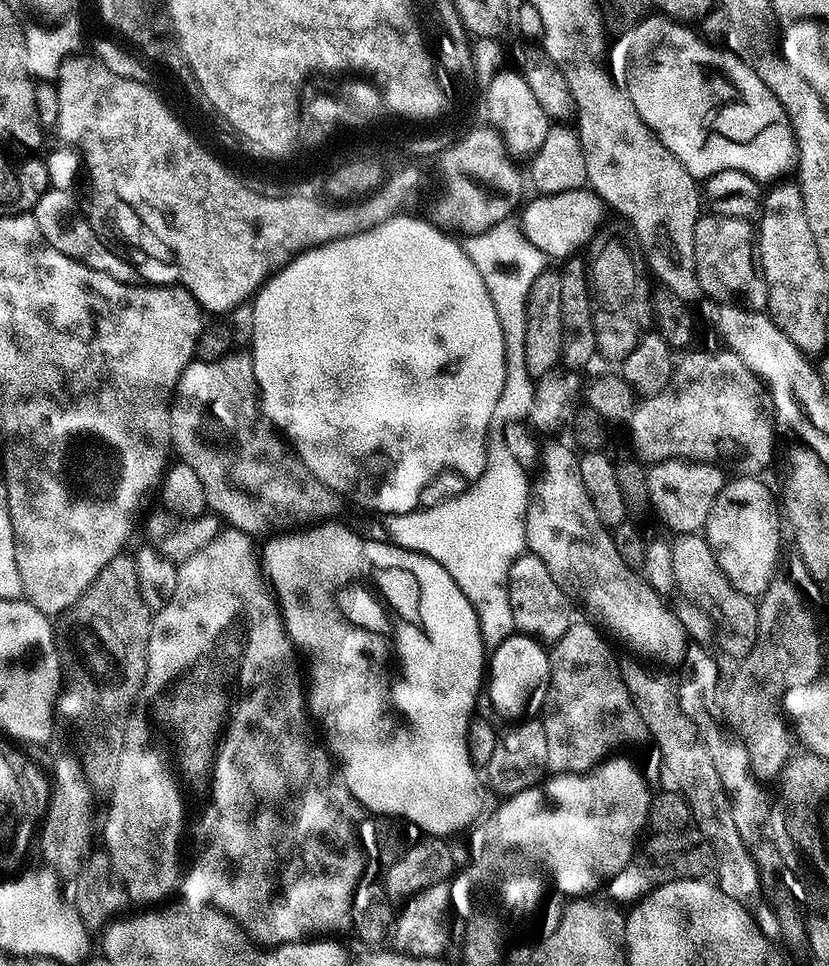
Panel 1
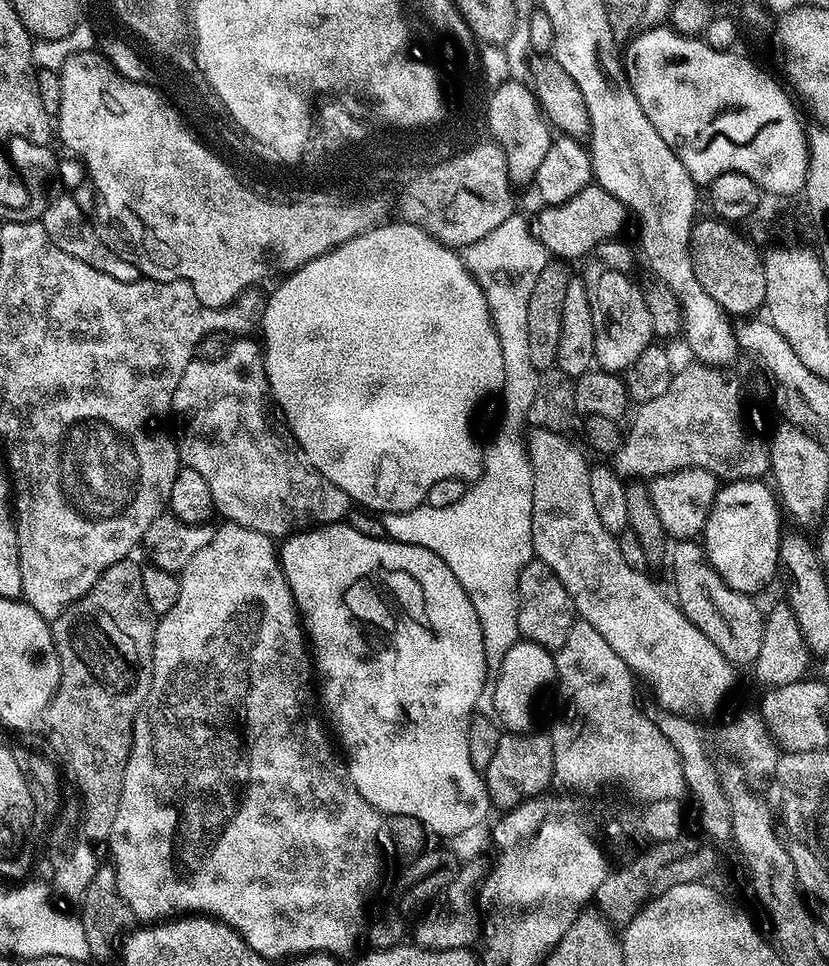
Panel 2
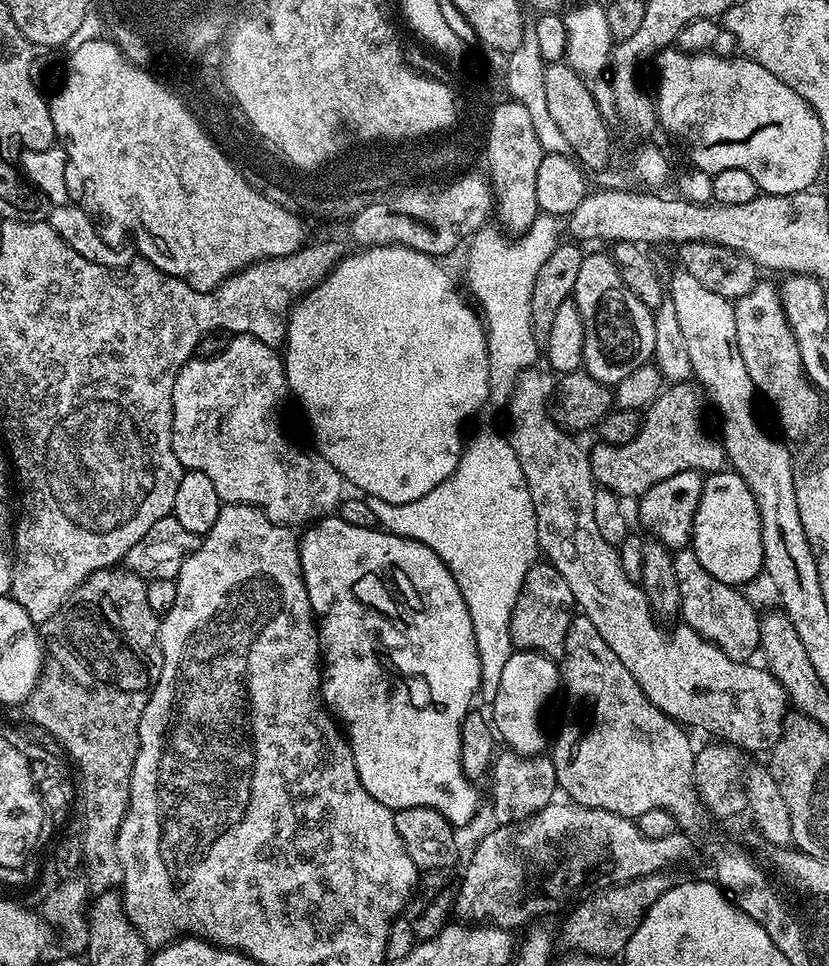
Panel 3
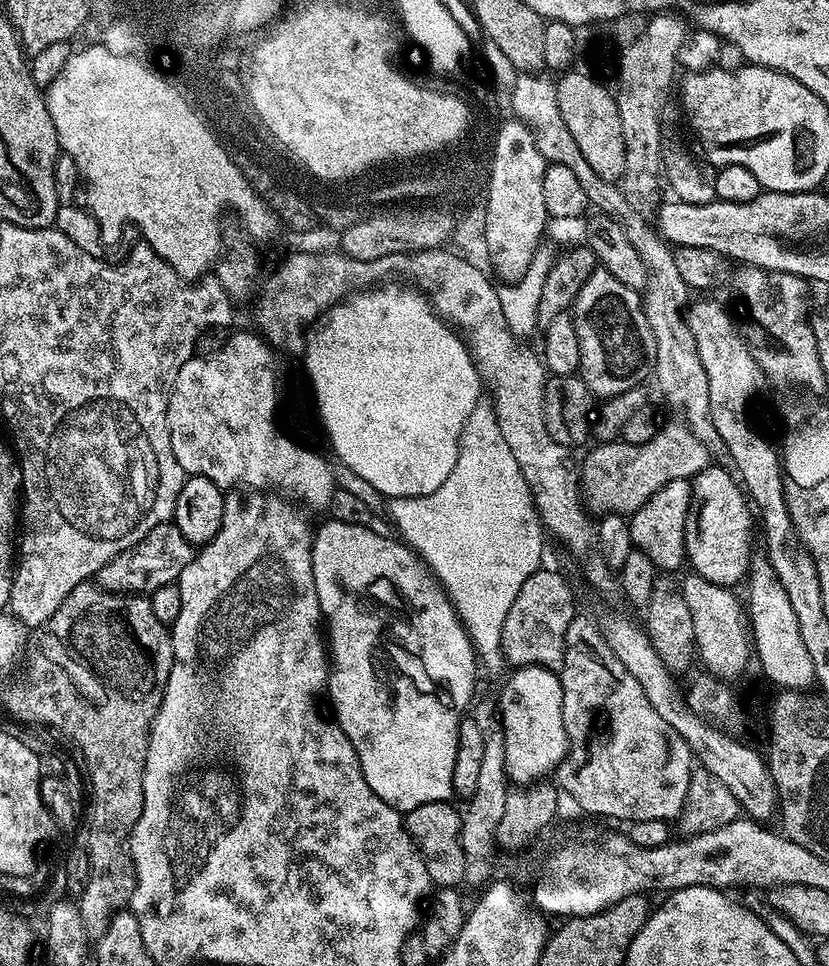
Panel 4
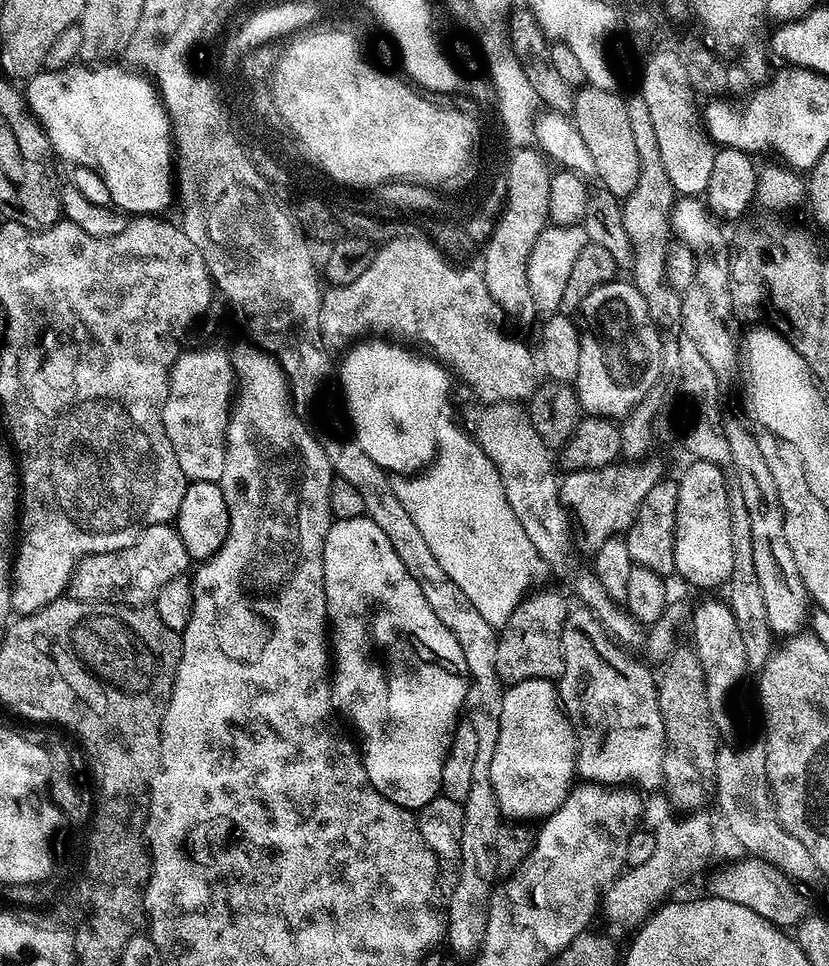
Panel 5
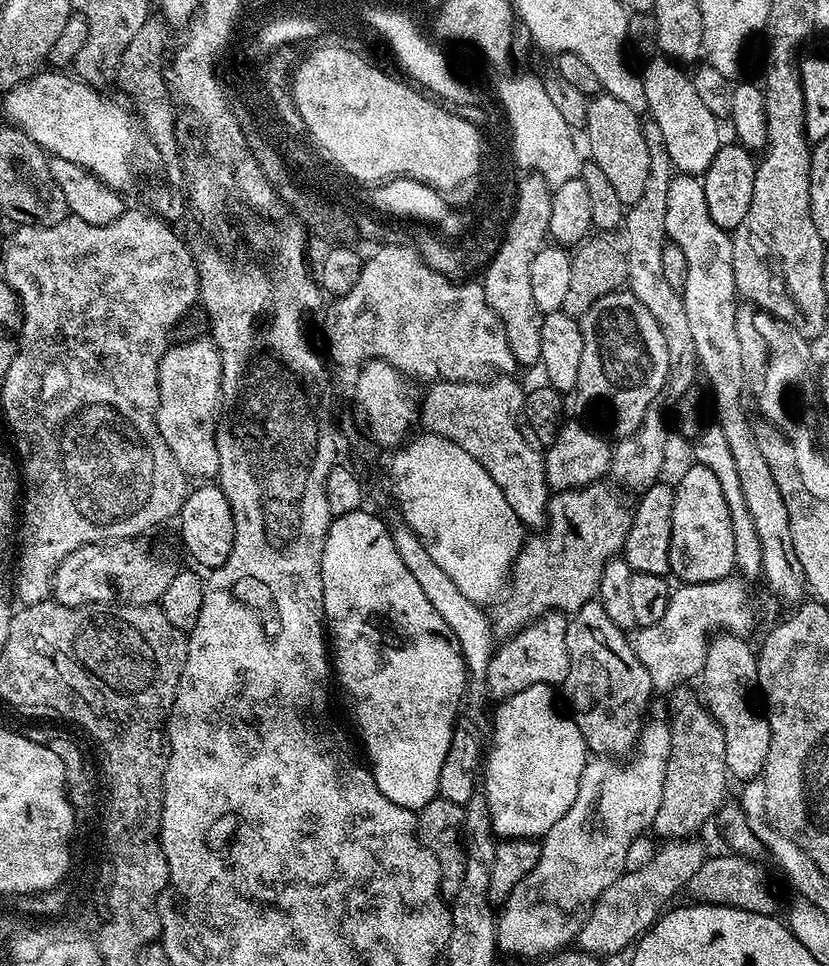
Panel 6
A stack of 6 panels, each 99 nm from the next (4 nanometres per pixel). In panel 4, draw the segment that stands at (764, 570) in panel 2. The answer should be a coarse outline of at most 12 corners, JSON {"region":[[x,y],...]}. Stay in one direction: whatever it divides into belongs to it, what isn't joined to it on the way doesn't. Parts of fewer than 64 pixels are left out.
{"region":[[737,477],[690,481],[684,555],[723,588],[747,577],[754,512]]}

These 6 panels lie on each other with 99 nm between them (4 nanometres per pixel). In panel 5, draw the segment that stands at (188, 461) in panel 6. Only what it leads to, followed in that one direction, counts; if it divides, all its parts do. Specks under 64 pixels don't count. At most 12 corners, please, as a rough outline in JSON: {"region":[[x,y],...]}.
{"region":[[181,351],[162,434],[189,481],[226,466],[234,360]]}

